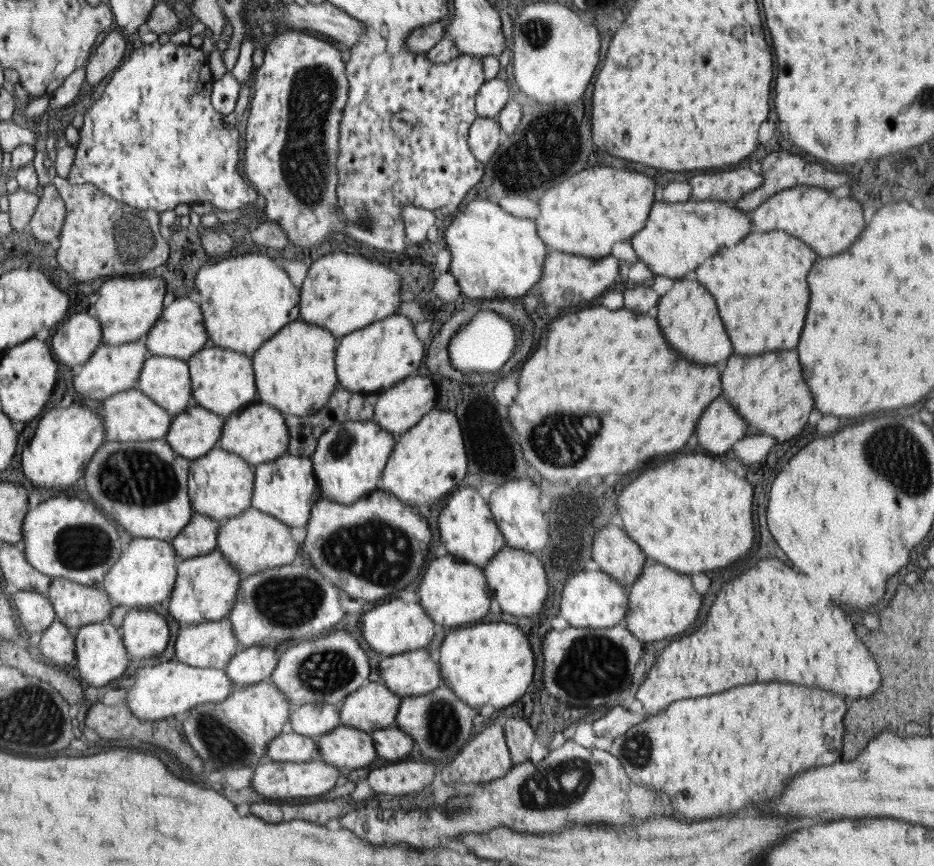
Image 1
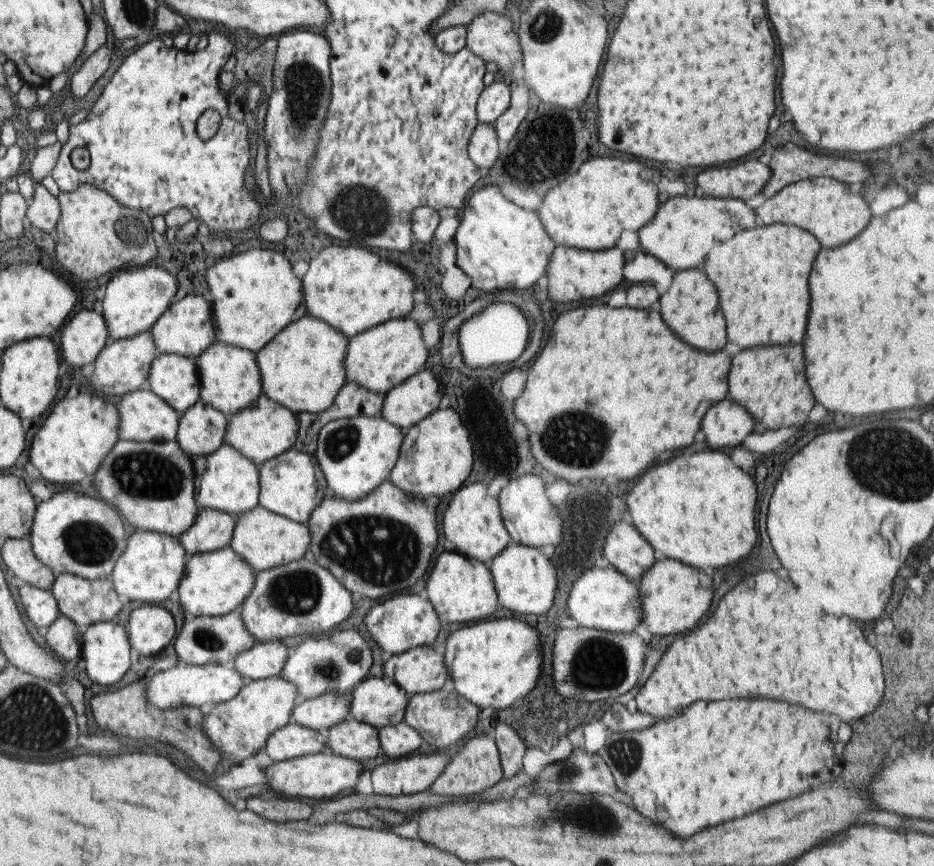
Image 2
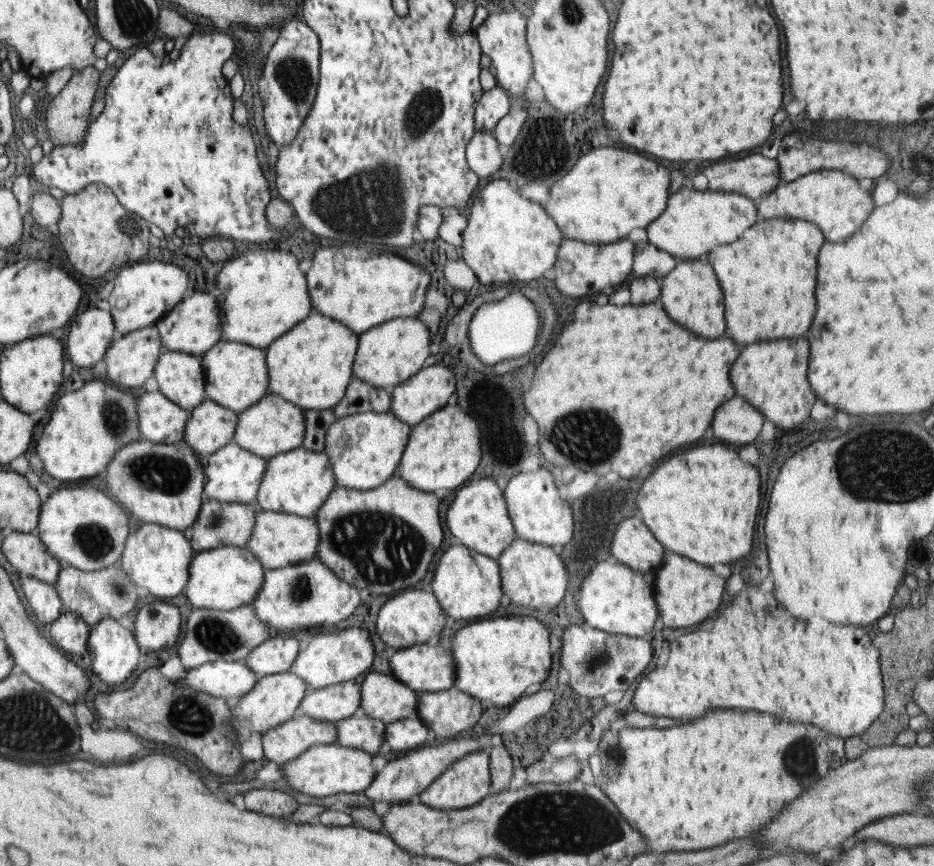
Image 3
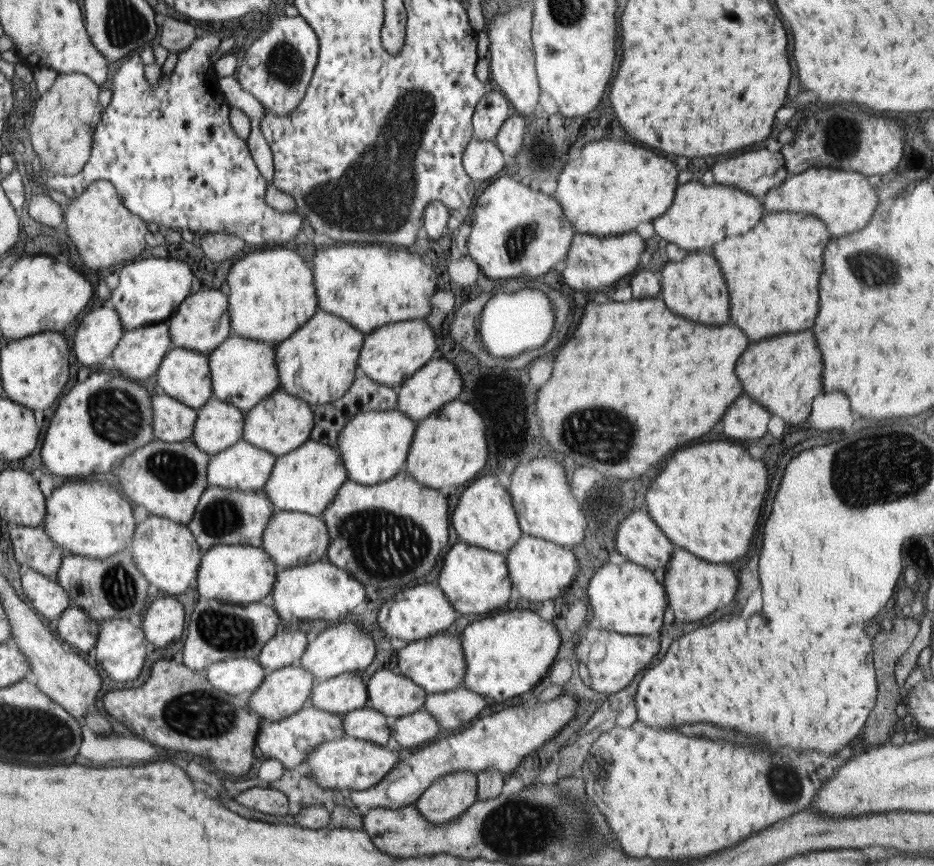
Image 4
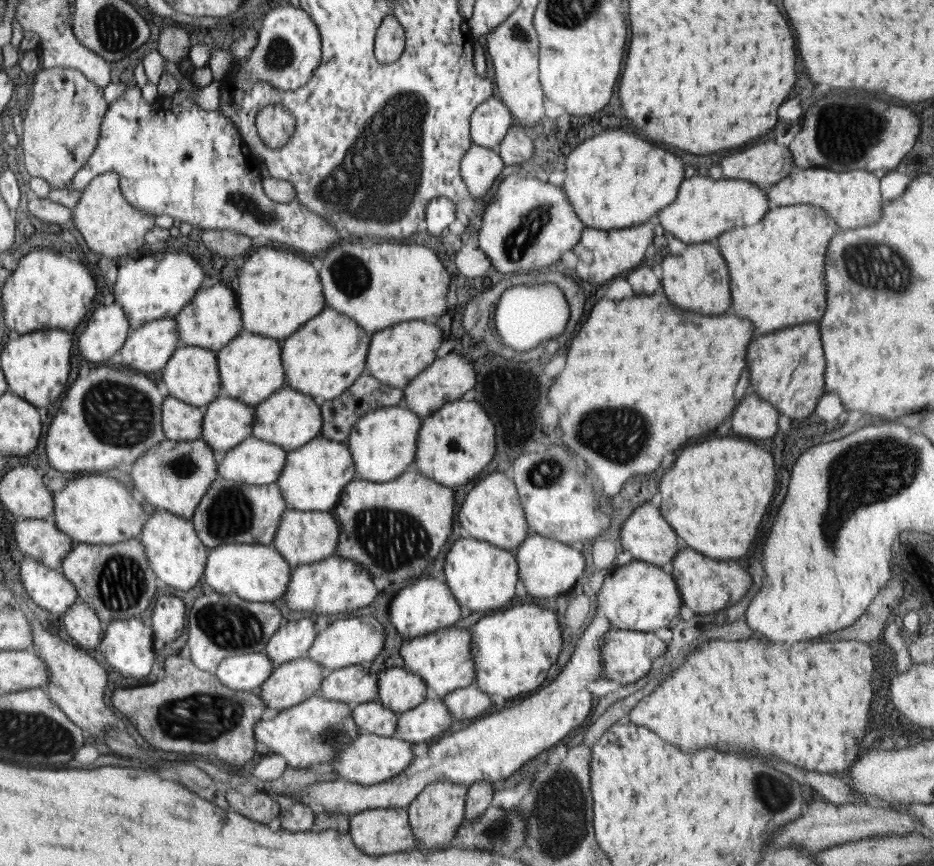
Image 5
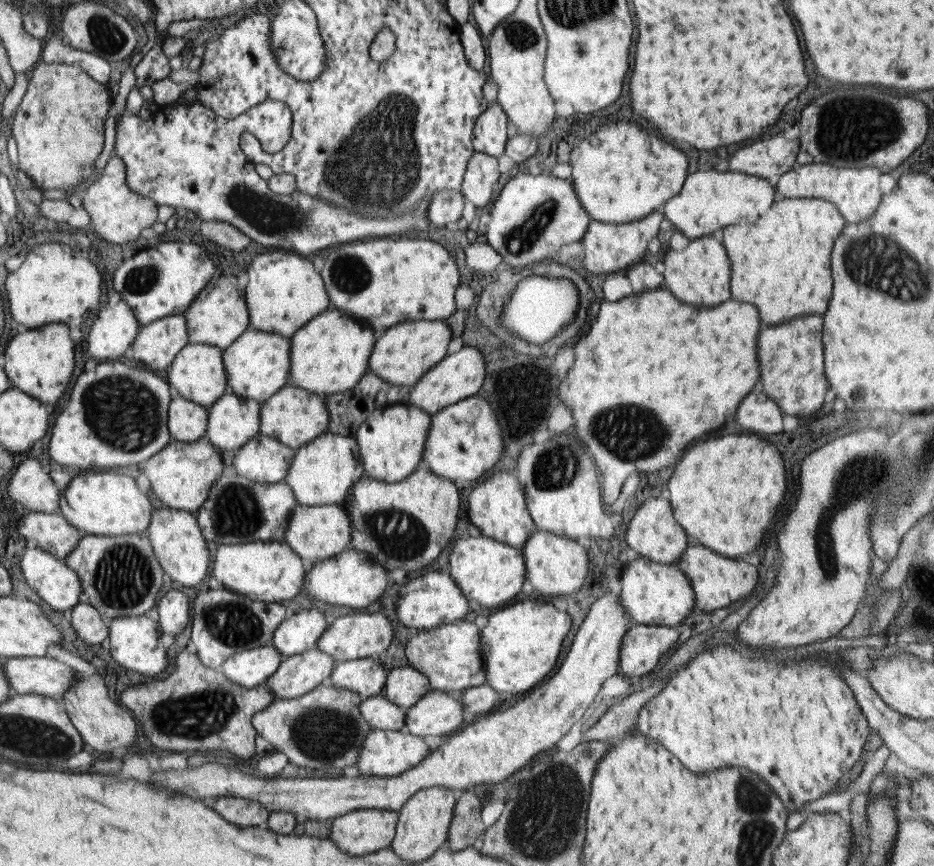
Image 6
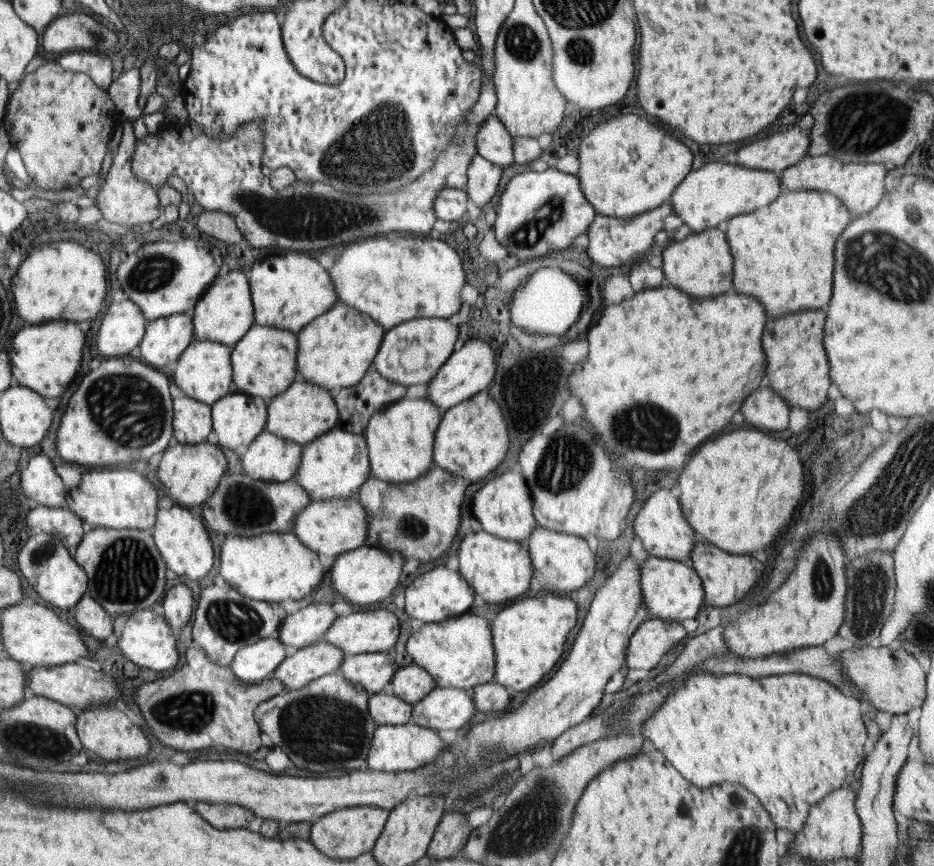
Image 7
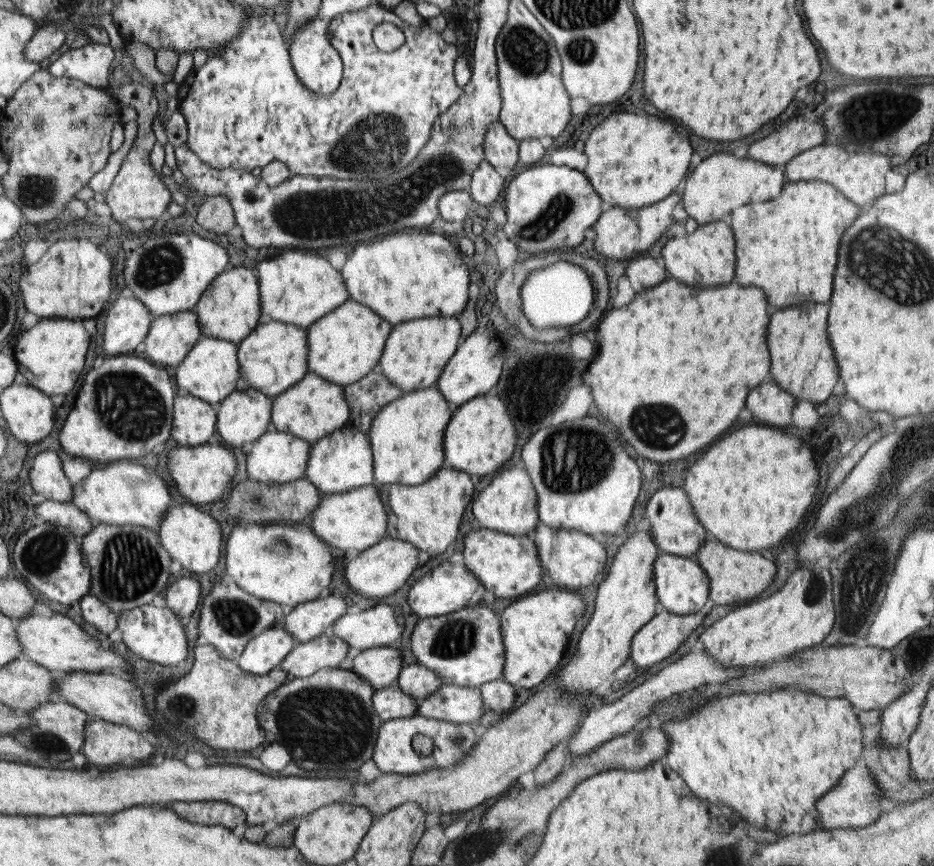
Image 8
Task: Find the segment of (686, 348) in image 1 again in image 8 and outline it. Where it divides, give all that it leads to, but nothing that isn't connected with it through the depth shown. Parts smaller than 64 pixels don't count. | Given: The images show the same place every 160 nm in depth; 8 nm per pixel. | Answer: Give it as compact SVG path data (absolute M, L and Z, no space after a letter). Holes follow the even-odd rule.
M722 220L699 225L690 235L672 237L661 253L668 276L690 286L720 286L735 276L735 238L732 227Z

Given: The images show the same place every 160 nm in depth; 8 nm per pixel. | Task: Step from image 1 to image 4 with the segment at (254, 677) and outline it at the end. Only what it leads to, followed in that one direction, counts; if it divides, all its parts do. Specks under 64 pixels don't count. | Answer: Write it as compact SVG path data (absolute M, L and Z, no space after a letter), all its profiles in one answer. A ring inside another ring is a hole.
M290 628L290 630L281 630L280 634L272 637L256 658L266 674L297 664L307 648L306 635L307 628L306 630Z

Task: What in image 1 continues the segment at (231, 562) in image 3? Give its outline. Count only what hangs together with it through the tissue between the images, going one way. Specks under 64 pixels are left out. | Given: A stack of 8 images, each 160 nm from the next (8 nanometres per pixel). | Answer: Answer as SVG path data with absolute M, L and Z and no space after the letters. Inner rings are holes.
M218 549L200 557L184 559L179 565L176 586L169 597L169 613L178 622L188 622L188 625L223 620L238 600L243 578Z

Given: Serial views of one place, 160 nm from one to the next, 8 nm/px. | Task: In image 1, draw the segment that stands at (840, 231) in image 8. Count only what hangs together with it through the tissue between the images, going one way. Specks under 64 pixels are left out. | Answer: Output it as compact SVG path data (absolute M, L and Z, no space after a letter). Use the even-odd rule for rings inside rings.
M771 230L766 233L753 231L732 248L720 250L716 256L708 258L702 266L698 266L696 278L702 286L708 288L708 292L716 300L720 318L734 346L734 354L754 356L772 350L792 350L798 346L810 298L806 276L819 257L803 240L783 230Z

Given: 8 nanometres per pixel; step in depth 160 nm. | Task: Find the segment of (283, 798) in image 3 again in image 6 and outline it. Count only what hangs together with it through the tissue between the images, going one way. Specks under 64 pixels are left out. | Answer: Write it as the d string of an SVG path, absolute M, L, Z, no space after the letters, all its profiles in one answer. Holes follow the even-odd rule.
M219 797L213 809L229 823L236 823L241 827L258 827L258 824L268 820L268 809L261 802L242 797Z

